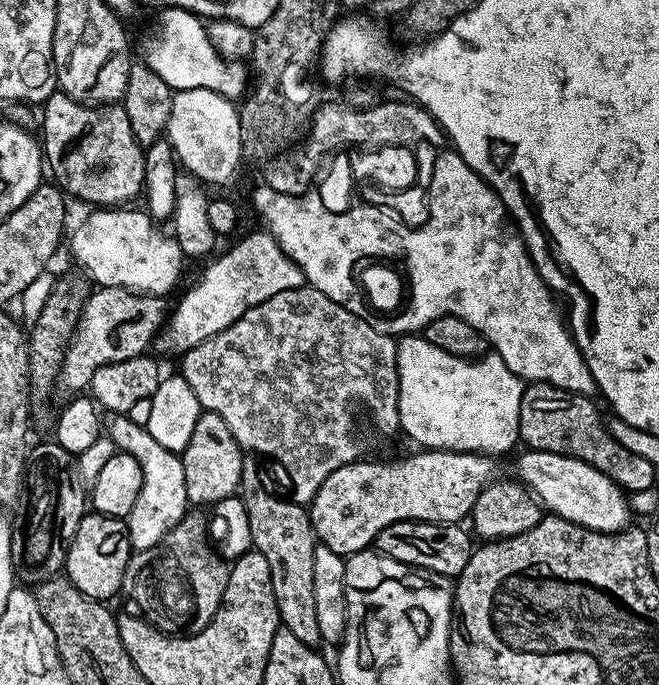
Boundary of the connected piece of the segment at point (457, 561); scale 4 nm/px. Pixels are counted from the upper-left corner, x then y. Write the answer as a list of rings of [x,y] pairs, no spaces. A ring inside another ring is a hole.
[[[403,520],[386,526],[386,530],[378,533],[374,548],[384,556],[394,558],[403,564],[455,578],[464,569],[466,562],[470,562],[474,551],[471,539],[473,540],[473,537],[469,529],[460,524],[431,524],[425,520]]]

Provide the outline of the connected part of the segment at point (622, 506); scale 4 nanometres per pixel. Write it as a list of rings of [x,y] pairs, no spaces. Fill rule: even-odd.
[[[524,450],[516,460],[516,472],[520,483],[531,489],[551,515],[561,516],[564,520],[595,532],[622,532],[629,527],[631,520],[628,519],[632,512],[628,509],[629,497],[624,489],[606,478],[602,470],[594,470],[594,466],[578,458]]]

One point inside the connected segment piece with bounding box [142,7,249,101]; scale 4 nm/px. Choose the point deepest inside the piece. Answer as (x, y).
(178, 47)

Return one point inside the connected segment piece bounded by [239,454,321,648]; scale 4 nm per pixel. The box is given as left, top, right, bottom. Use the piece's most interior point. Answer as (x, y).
(281, 530)

